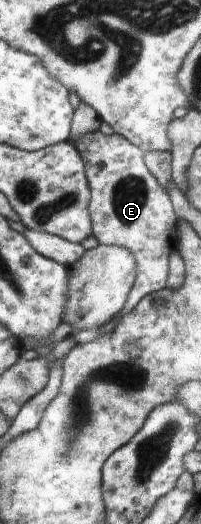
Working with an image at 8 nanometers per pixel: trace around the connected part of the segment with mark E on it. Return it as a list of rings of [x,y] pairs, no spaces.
[[[100,129],[81,134],[72,139],[70,143],[74,145],[74,148],[79,152],[79,156],[82,157],[88,187],[92,189],[92,202],[89,204],[89,212],[92,215],[92,236],[100,245],[118,245],[127,248],[135,258],[137,275],[121,313],[108,321],[102,328],[98,328],[98,330],[82,329],[81,331],[76,331],[72,337],[73,339],[66,346],[67,350],[76,345],[76,343],[79,345],[80,343],[94,340],[102,333],[116,330],[117,320],[121,316],[134,311],[146,296],[152,295],[153,292],[160,291],[168,286],[169,259],[172,256],[172,252],[176,250],[179,239],[177,232],[178,219],[174,209],[172,209],[168,191],[148,170],[146,163],[143,161],[144,150],[138,145],[132,144],[126,137],[120,136],[118,133],[105,135]]]

